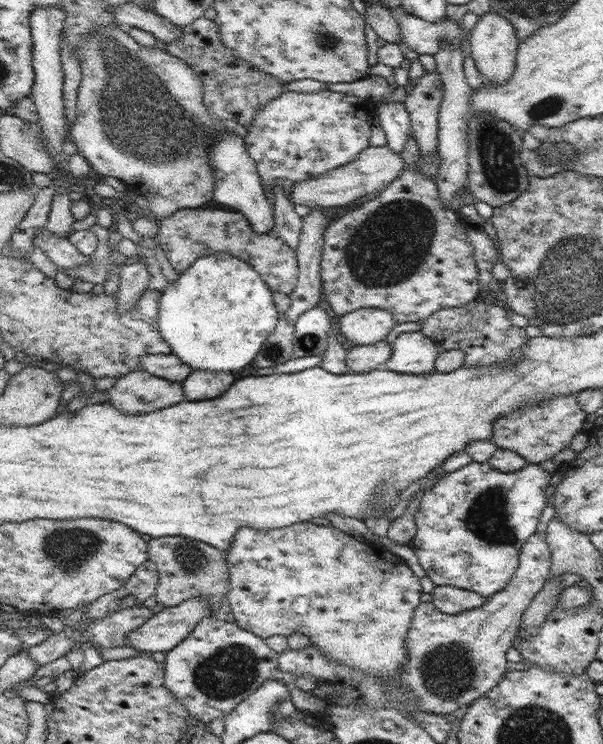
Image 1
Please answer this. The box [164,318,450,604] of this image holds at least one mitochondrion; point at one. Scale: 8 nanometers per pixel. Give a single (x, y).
(191, 559)

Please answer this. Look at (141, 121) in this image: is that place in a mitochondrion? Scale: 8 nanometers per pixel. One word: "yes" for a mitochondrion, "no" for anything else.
yes

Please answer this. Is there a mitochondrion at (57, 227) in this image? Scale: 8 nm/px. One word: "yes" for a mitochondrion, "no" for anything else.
no

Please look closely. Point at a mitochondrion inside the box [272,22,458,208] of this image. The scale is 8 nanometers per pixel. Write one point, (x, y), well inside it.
(325, 39)

